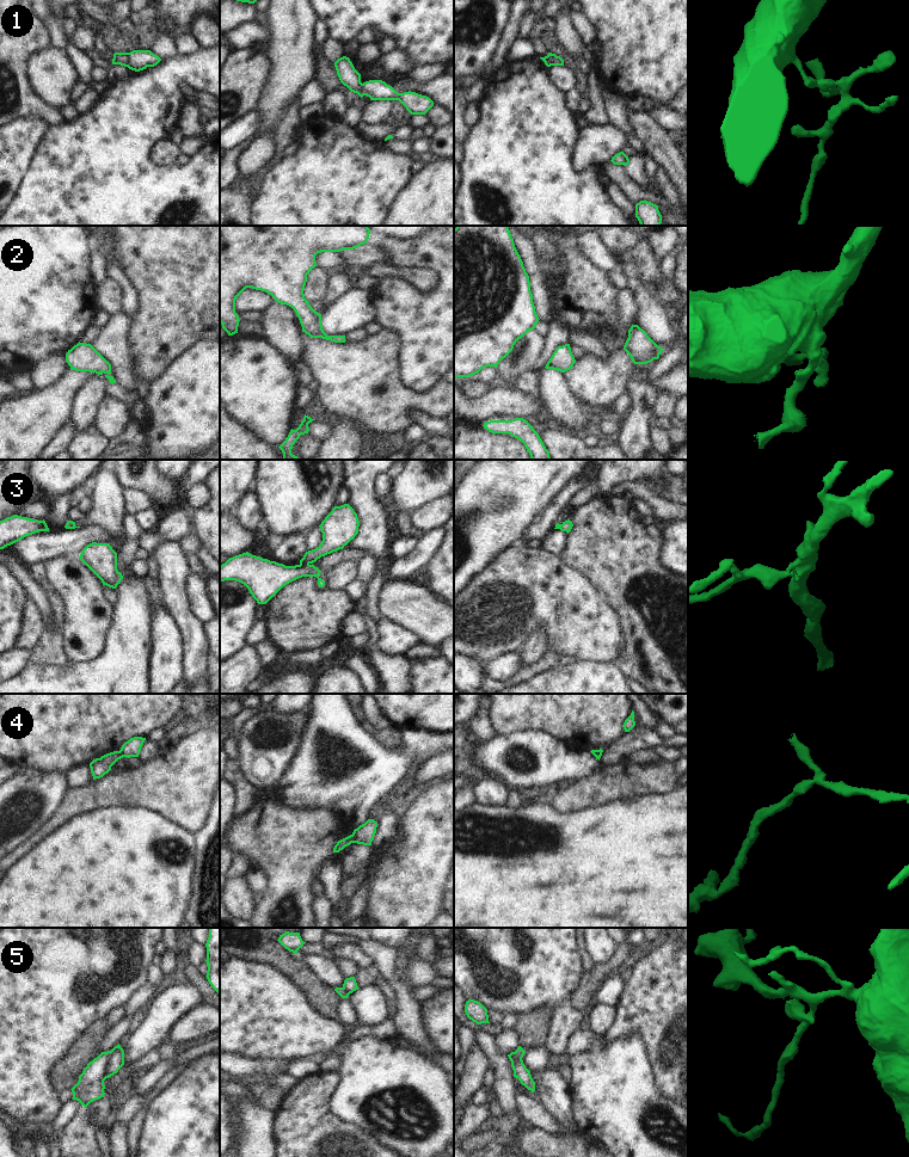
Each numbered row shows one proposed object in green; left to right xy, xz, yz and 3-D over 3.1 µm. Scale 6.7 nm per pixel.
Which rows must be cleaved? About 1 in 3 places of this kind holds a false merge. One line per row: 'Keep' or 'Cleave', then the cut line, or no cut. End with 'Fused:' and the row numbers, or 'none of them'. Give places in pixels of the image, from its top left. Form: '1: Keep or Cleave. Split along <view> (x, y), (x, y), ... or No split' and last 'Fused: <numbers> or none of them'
1: Cleave. Split along xy (126, 53), (128, 66)
2: Keep. No split
3: Cleave. Split along xz (300, 564), (308, 565)
4: Cleave. Split along xz (351, 835), (354, 842)
5: Cleave. Split along xy (110, 1051), (105, 1077)
Fused: 1, 3, 4, 5

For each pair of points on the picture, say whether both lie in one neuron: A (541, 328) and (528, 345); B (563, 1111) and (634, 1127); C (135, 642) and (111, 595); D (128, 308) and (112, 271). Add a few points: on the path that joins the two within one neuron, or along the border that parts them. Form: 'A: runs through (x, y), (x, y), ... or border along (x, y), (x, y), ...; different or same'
A: border along (534, 328), (544, 338); different
B: border along (569, 1084), (571, 1121), (578, 1133); different
C: border along (116, 589), (116, 602), (114, 604); different
D: runs through (128, 299), (128, 288), (122, 279); same

